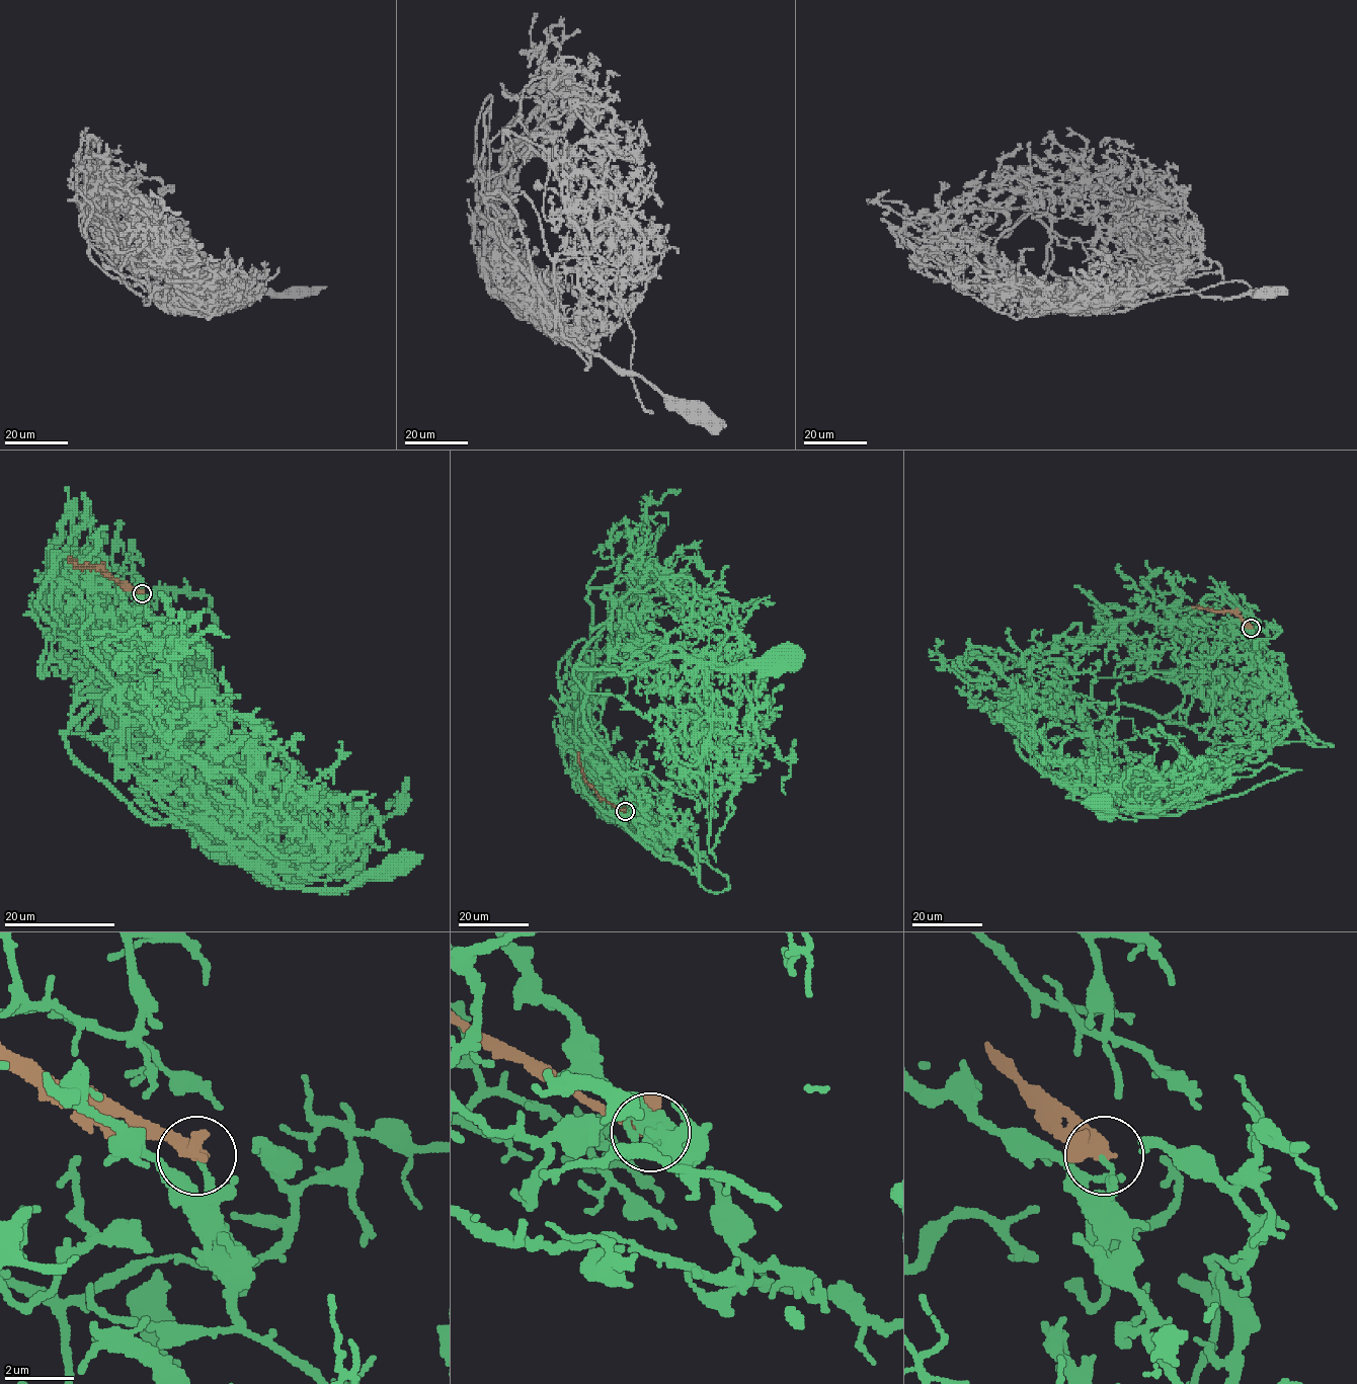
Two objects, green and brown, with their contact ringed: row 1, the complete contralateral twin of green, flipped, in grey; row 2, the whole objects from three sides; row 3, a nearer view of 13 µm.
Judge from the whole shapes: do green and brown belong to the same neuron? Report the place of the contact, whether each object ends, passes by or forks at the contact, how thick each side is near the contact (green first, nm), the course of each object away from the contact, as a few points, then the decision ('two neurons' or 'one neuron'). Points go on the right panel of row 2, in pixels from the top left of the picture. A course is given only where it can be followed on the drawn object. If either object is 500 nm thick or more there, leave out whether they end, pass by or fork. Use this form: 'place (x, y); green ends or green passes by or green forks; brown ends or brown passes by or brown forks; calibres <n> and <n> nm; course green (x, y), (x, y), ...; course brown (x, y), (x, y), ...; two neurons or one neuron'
place (1251, 628); green ends; brown ends; calibres 160 and 440 nm; course green (1252, 629), (1272, 654), (1263, 641), (1250, 682), (1199, 675), (1164, 716), (1107, 706), (1109, 819), (1102, 803); course brown (1252, 629), (1236, 614), (1192, 606); two neurons

